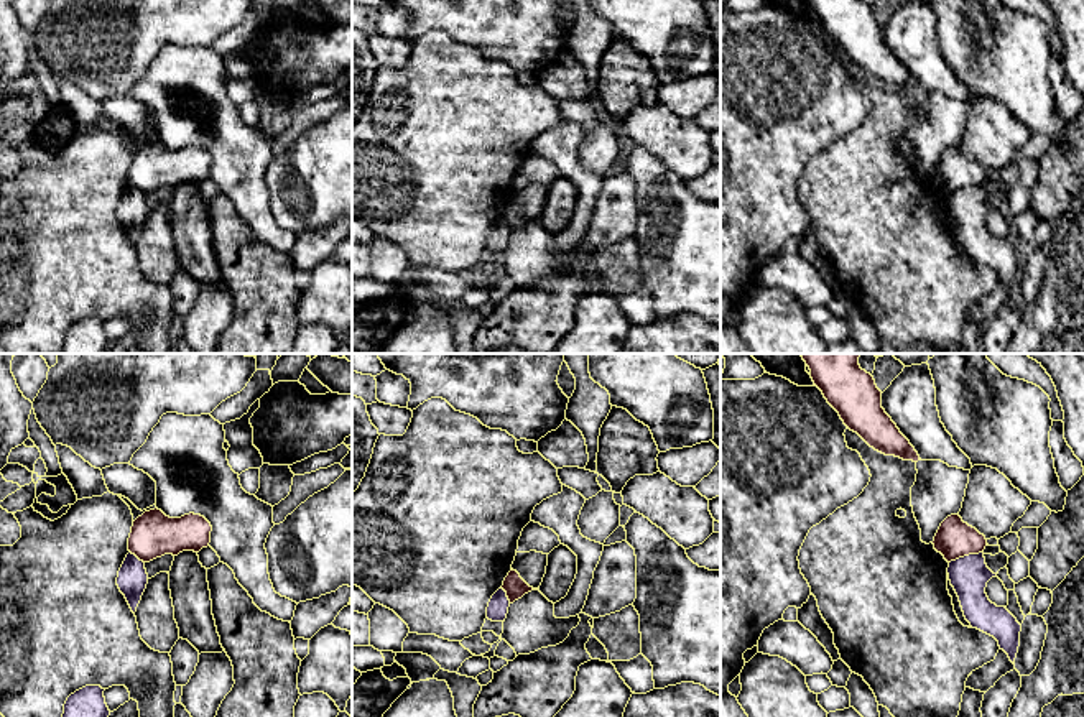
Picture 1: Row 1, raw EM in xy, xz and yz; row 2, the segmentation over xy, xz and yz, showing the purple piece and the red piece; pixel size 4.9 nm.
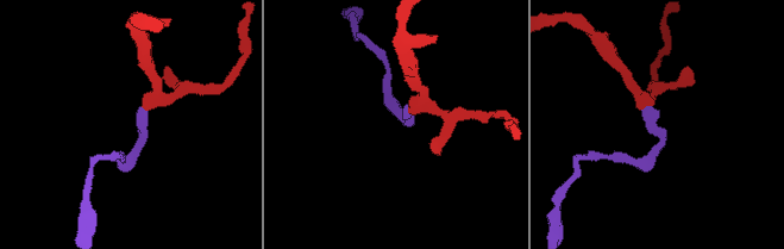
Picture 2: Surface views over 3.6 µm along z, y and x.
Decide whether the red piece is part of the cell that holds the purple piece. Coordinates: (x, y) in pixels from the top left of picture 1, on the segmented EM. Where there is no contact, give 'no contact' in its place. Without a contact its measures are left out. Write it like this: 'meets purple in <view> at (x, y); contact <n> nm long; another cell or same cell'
meets purple in yz at (966, 556); contact 180 nm long; another cell

